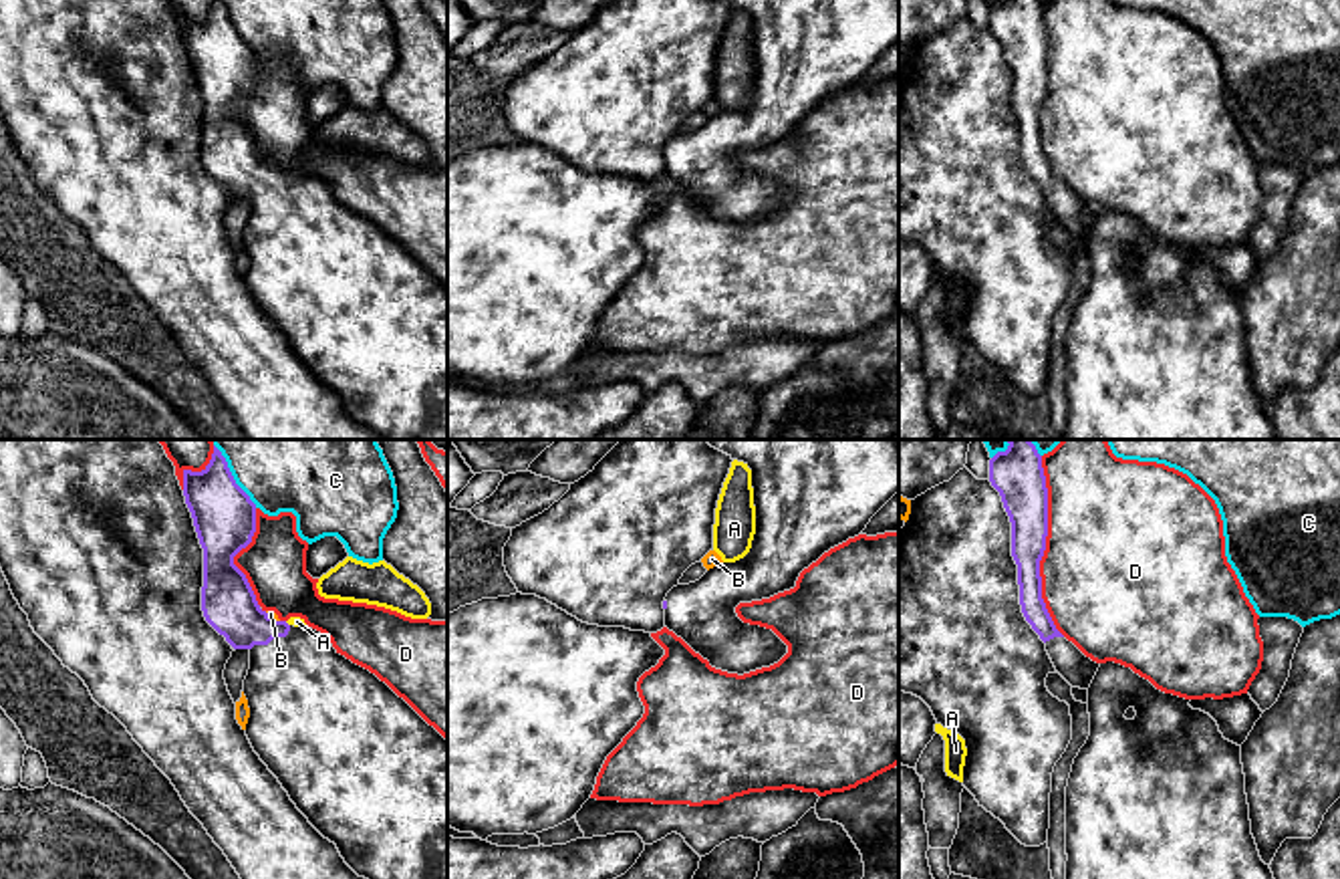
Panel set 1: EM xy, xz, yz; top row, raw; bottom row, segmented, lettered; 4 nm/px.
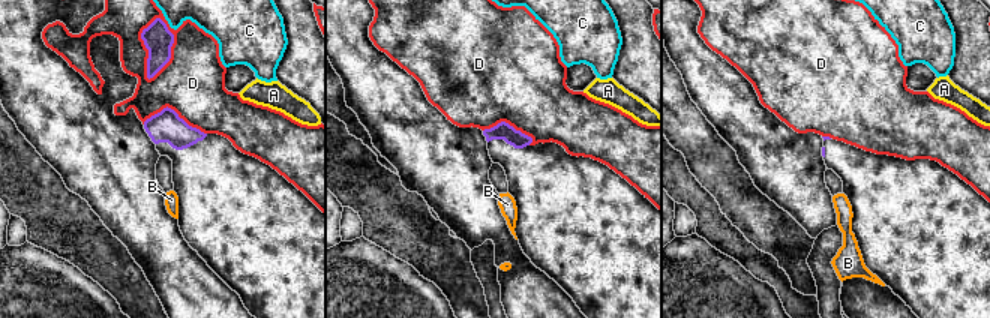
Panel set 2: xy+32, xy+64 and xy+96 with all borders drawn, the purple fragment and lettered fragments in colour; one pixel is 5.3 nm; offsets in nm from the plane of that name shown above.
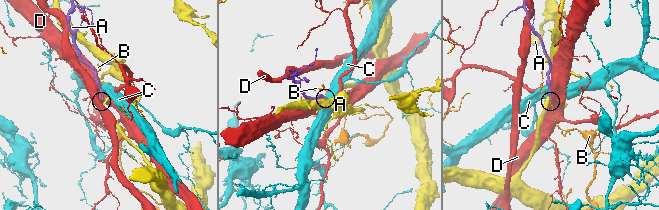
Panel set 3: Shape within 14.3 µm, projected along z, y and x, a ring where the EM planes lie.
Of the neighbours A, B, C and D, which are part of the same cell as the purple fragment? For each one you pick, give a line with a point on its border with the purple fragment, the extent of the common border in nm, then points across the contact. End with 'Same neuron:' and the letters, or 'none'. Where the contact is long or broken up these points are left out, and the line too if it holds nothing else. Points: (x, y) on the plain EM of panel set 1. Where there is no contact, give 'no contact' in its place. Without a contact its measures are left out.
Same neuron: none

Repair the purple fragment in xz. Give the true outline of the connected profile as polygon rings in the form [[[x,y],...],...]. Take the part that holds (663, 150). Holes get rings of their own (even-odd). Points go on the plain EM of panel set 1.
[[[723,0],[752,18],[756,83],[750,101],[709,117],[699,129],[673,135],[665,175],[711,216],[750,222],[778,212],[788,194],[760,173],[744,171],[735,155],[796,135],[804,117],[830,97],[862,83],[870,67],[899,40],[899,0]]]

